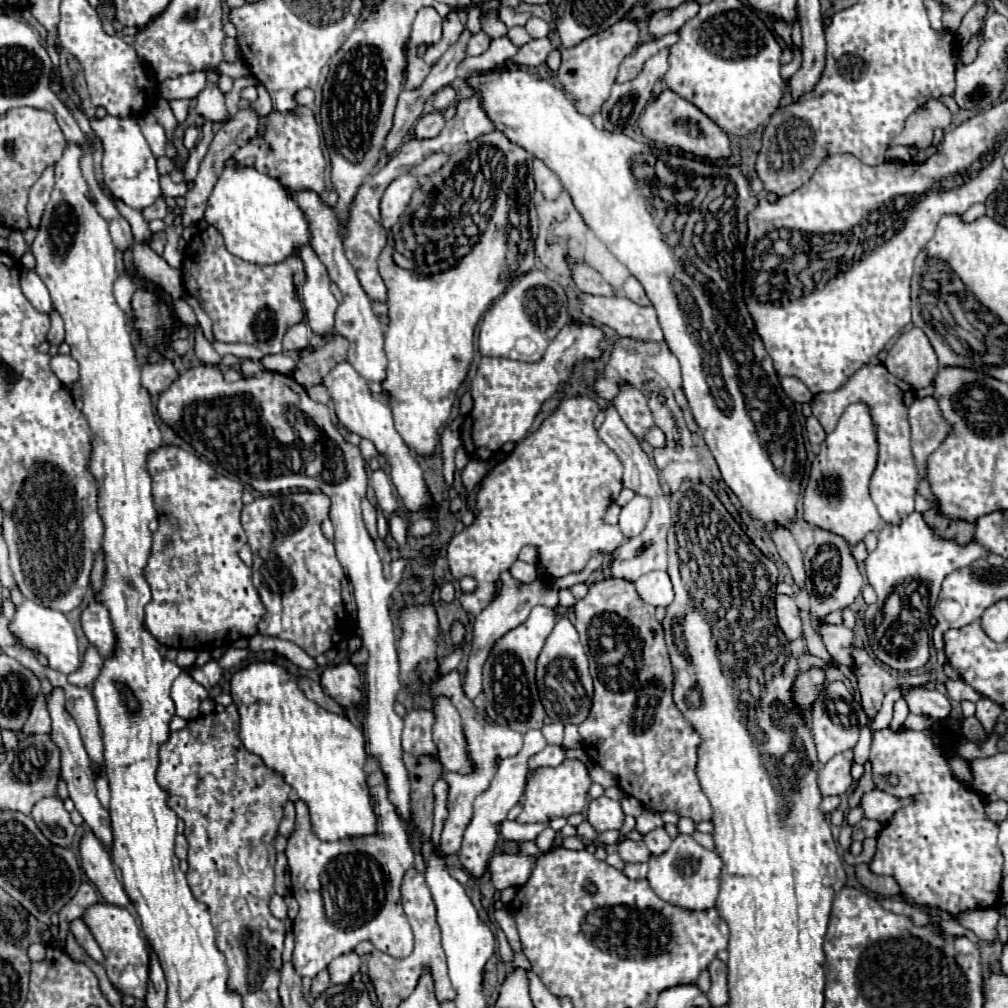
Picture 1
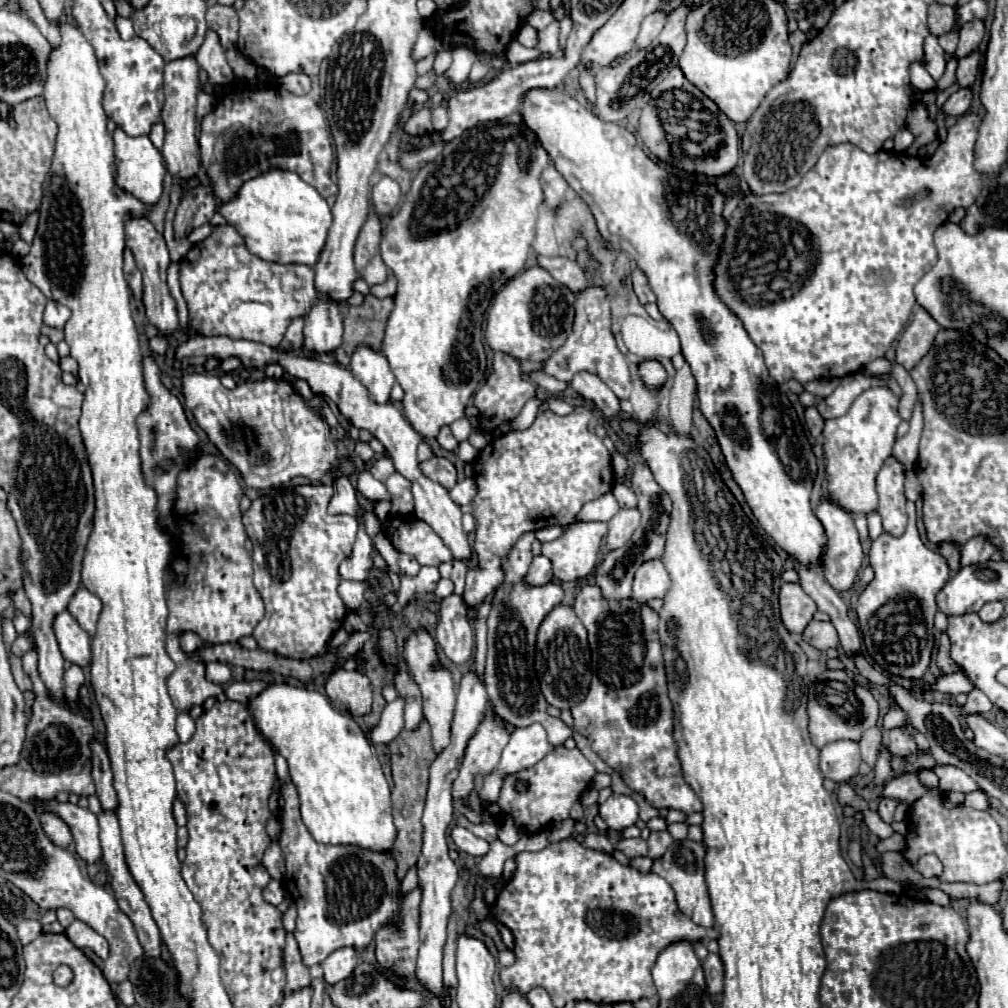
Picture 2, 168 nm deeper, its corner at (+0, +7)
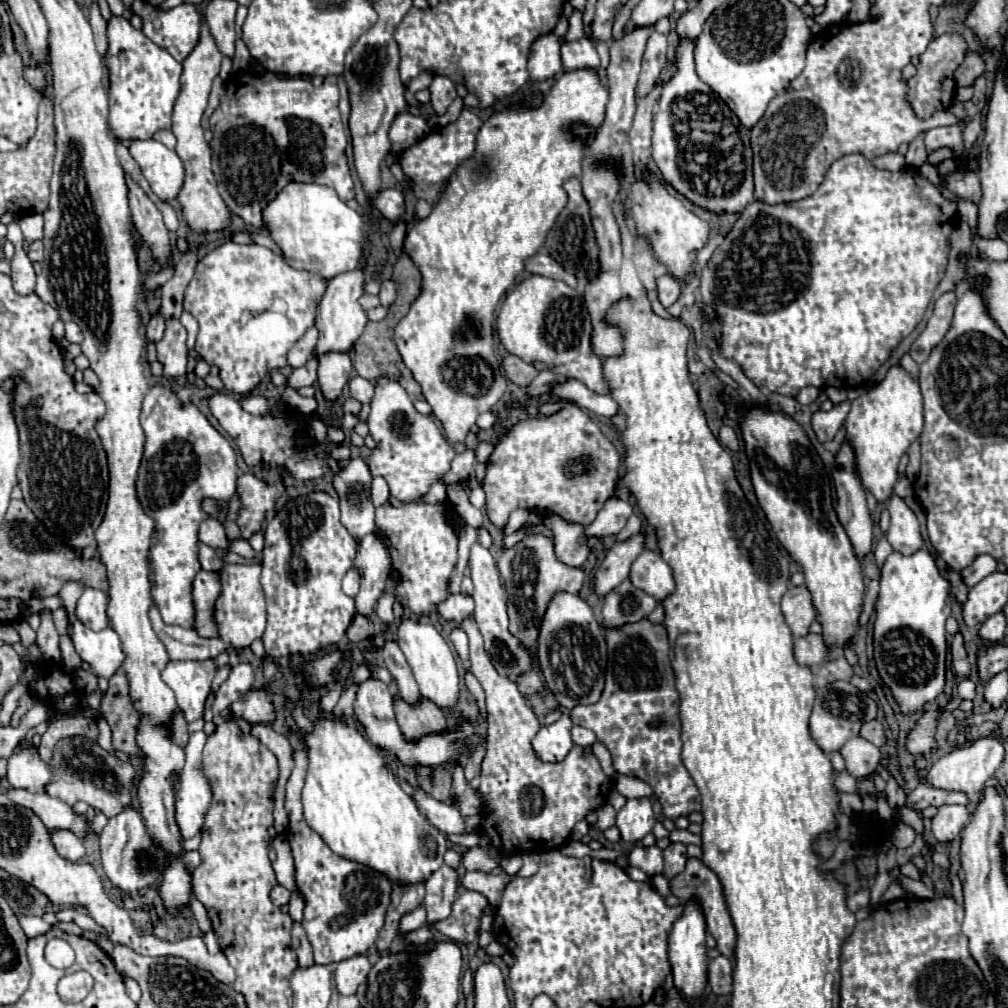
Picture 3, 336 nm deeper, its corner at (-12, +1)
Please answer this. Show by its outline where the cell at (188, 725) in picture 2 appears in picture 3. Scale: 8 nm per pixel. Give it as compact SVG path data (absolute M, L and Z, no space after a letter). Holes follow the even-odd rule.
M194 732L186 744L186 766L180 776L180 790L176 794L176 822L180 826L182 838L192 838L200 832L202 820L210 804L210 784L200 770L202 748L206 744L206 734Z

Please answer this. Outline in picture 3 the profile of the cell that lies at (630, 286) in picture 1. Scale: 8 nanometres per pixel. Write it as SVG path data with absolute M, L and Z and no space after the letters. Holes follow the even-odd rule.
M666 274L666 276L660 276L660 278L656 280L656 284L658 284L658 300L662 302L664 308L672 306L672 304L680 298L682 288L680 288L678 280L674 280L672 276L668 276L668 274Z

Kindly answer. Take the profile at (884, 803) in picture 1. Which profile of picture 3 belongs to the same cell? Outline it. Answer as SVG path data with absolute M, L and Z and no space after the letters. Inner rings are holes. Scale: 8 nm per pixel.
M980 738L976 742L970 742L970 746L962 746L952 750L950 754L942 756L932 764L932 768L926 770L926 782L930 788L942 788L942 790L954 790L964 792L968 796L980 794L984 790L986 780L994 774L994 770L1004 760L1004 746L996 738Z

